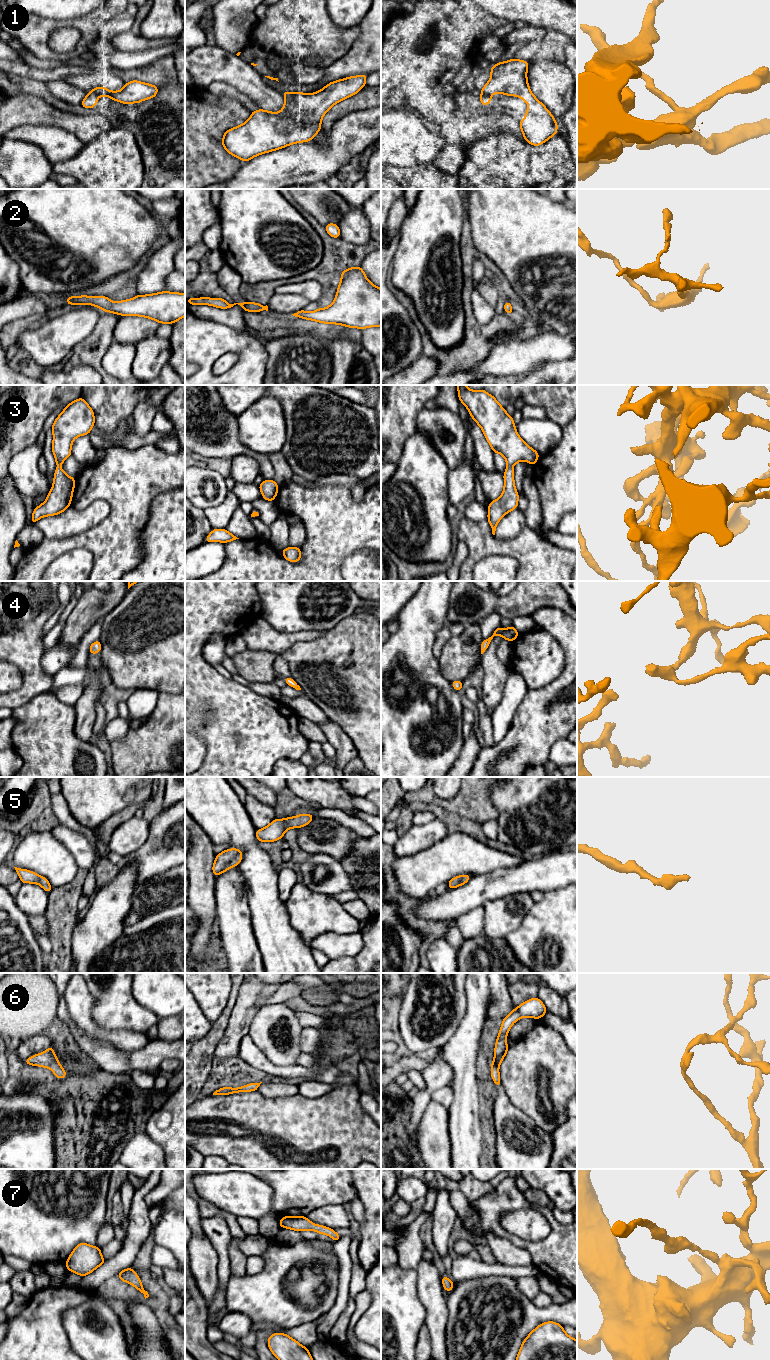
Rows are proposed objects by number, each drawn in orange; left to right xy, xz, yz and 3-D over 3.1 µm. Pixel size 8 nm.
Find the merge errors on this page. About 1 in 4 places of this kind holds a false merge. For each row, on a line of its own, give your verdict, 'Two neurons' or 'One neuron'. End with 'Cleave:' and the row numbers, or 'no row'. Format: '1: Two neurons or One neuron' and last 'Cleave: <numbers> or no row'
1: Two neurons
2: One neuron
3: One neuron
4: One neuron
5: One neuron
6: One neuron
7: One neuron
Cleave: 1

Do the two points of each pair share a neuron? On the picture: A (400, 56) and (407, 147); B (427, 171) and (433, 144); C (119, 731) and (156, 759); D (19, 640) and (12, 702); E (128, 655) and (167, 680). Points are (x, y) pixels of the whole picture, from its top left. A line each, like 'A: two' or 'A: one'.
A: two
B: two
C: two
D: one
E: one

